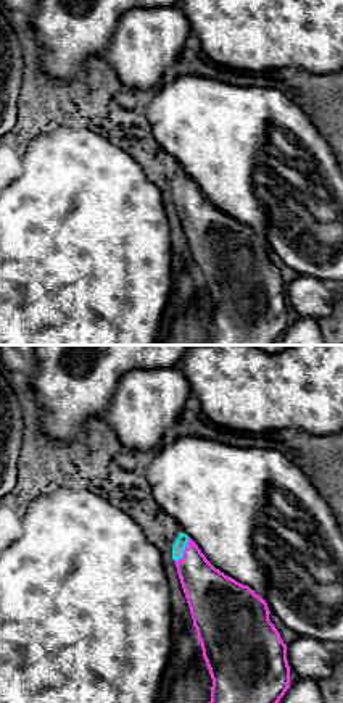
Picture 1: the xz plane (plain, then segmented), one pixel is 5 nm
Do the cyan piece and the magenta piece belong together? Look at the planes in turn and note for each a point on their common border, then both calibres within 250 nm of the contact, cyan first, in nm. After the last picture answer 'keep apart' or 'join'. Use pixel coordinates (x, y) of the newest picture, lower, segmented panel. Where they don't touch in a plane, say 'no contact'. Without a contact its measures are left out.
contact (182, 552); calibres 60 and 240 nm

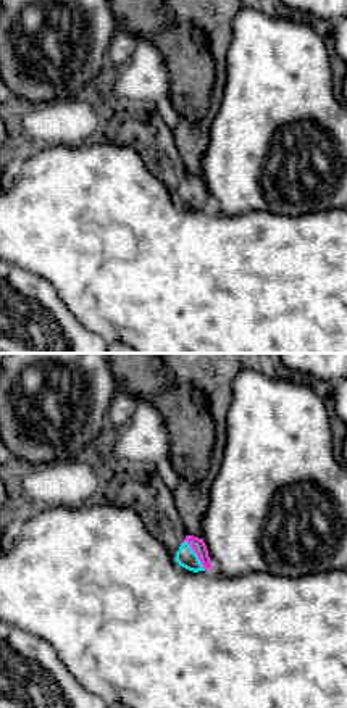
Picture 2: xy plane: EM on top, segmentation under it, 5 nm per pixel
contact (196, 553); calibres 100 and 70 nm

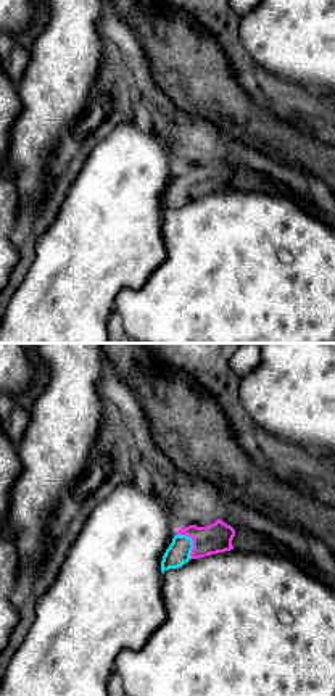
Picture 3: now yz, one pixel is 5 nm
contact (192, 542); calibres 120 and 150 nm

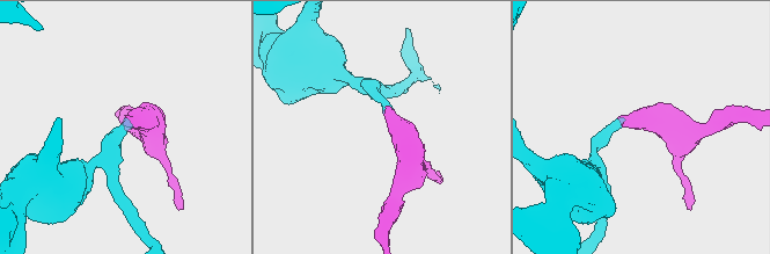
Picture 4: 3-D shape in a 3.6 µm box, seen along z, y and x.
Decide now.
join

